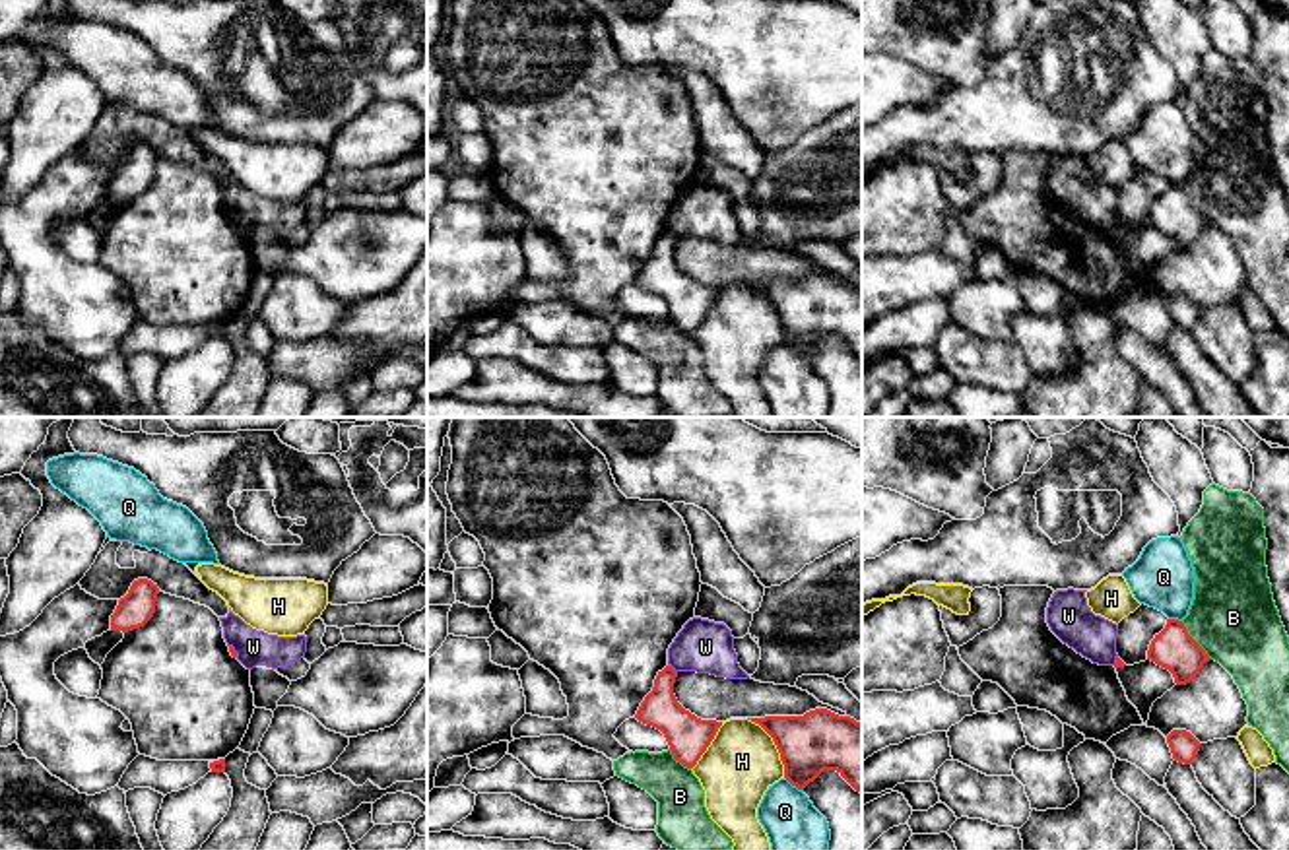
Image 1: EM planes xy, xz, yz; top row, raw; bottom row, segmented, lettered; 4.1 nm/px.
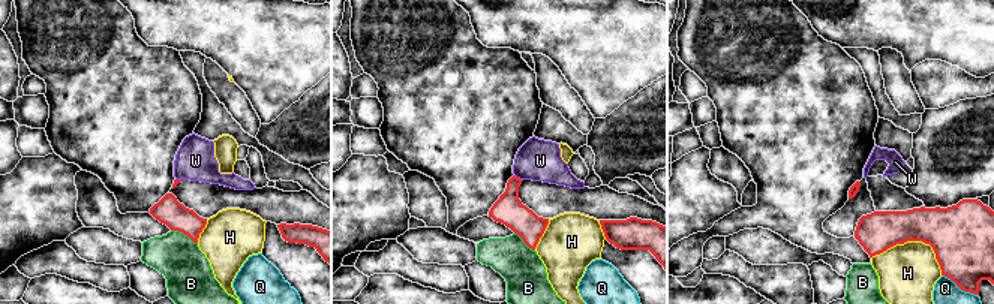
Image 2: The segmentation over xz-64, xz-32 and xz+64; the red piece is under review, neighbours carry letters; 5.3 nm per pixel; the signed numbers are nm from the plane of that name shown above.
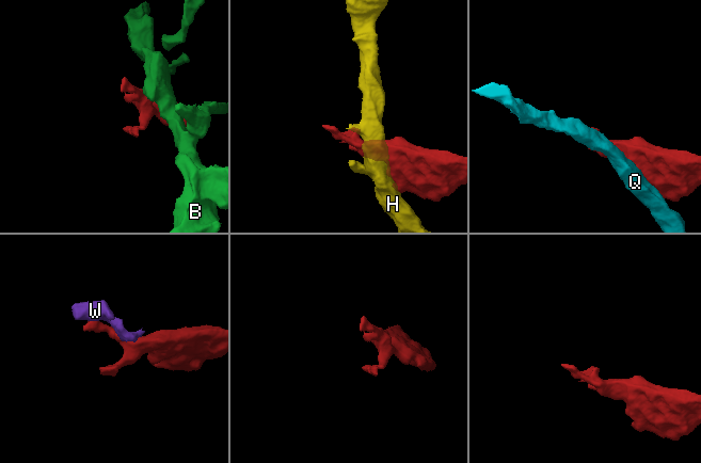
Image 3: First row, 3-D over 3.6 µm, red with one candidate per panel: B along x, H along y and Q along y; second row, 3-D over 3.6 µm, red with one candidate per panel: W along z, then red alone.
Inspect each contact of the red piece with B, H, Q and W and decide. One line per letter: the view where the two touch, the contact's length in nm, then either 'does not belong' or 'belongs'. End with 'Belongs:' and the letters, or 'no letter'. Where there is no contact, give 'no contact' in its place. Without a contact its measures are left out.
B: yz | 200 nm | does not belong
H: xz | 300 nm | does not belong
Q: xz | 100 nm | does not belong
W: xz | 50 nm | does not belong
Belongs: no letter

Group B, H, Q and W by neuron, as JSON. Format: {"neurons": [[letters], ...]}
{"neurons": [["B"], ["H"], ["Q"], ["W"]]}

